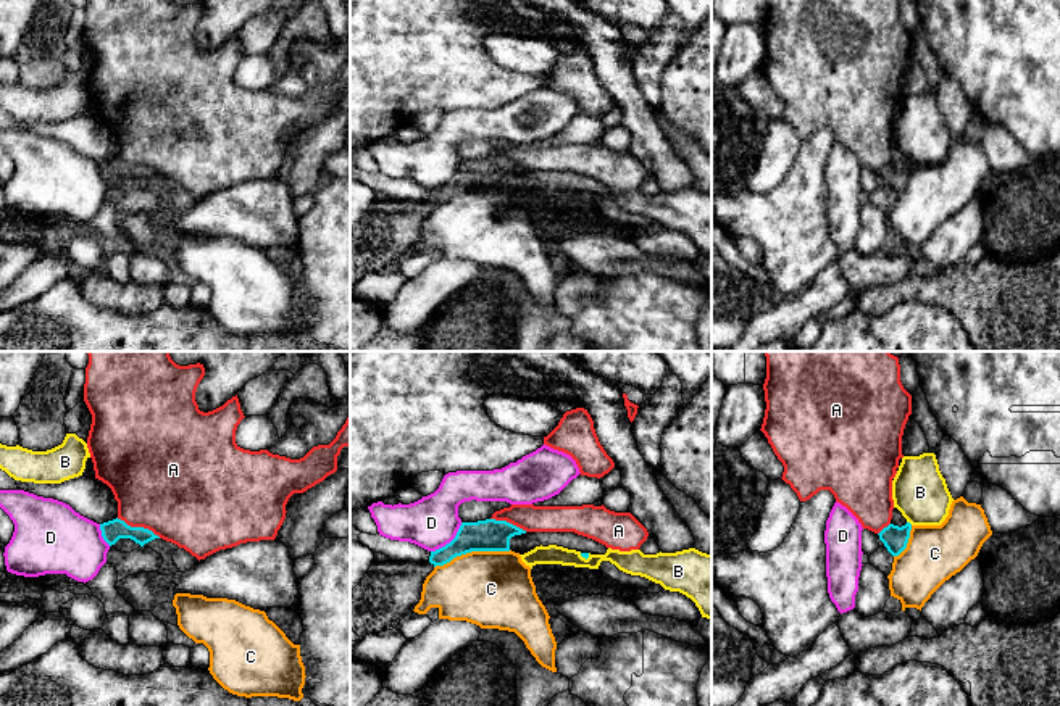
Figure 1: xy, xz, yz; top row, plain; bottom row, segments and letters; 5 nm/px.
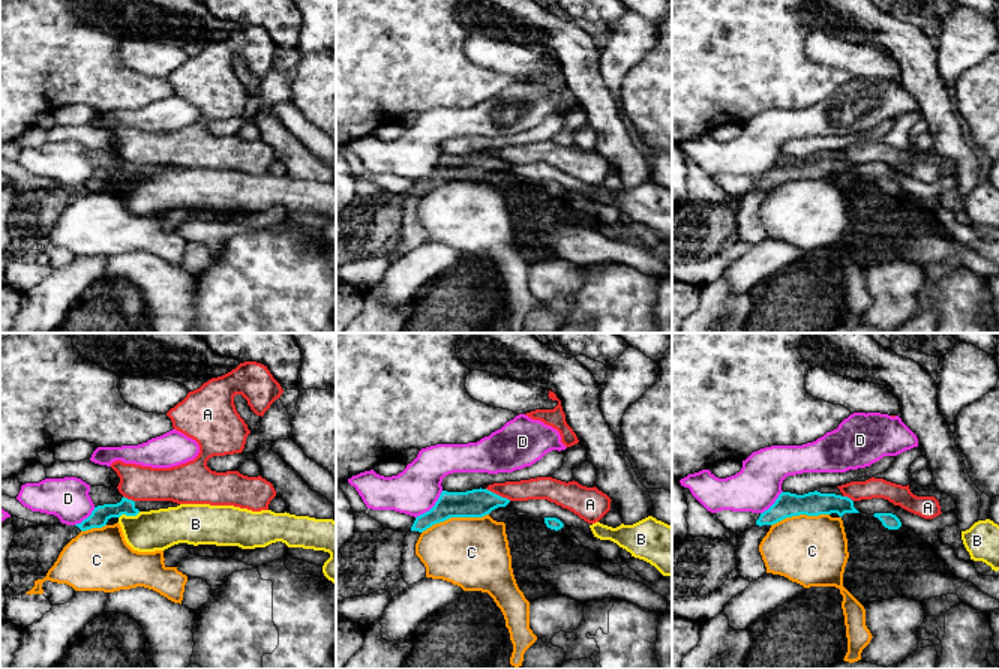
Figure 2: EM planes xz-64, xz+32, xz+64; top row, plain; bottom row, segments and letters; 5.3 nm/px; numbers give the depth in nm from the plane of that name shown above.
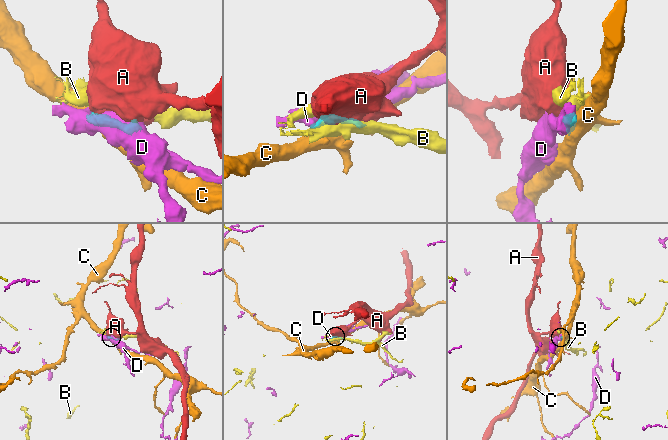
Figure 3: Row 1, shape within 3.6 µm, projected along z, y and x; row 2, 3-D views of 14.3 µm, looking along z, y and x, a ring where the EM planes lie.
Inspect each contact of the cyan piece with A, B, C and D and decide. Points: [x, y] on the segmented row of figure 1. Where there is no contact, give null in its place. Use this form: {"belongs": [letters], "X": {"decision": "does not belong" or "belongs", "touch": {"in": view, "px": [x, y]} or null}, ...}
{"belongs": [], "A": {"decision": "does not belong", "touch": {"in": "xy", "px": [139, 527]}}, "B": {"decision": "does not belong", "touch": {"in": "yz", "px": [909, 523]}}, "C": {"decision": "does not belong", "touch": {"in": "xz", "px": [471, 550]}}, "D": {"decision": "does not belong", "touch": {"in": "xz", "px": [450, 542]}}}

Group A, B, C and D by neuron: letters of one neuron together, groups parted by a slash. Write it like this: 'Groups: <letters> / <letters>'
Groups: A / B / C / D

